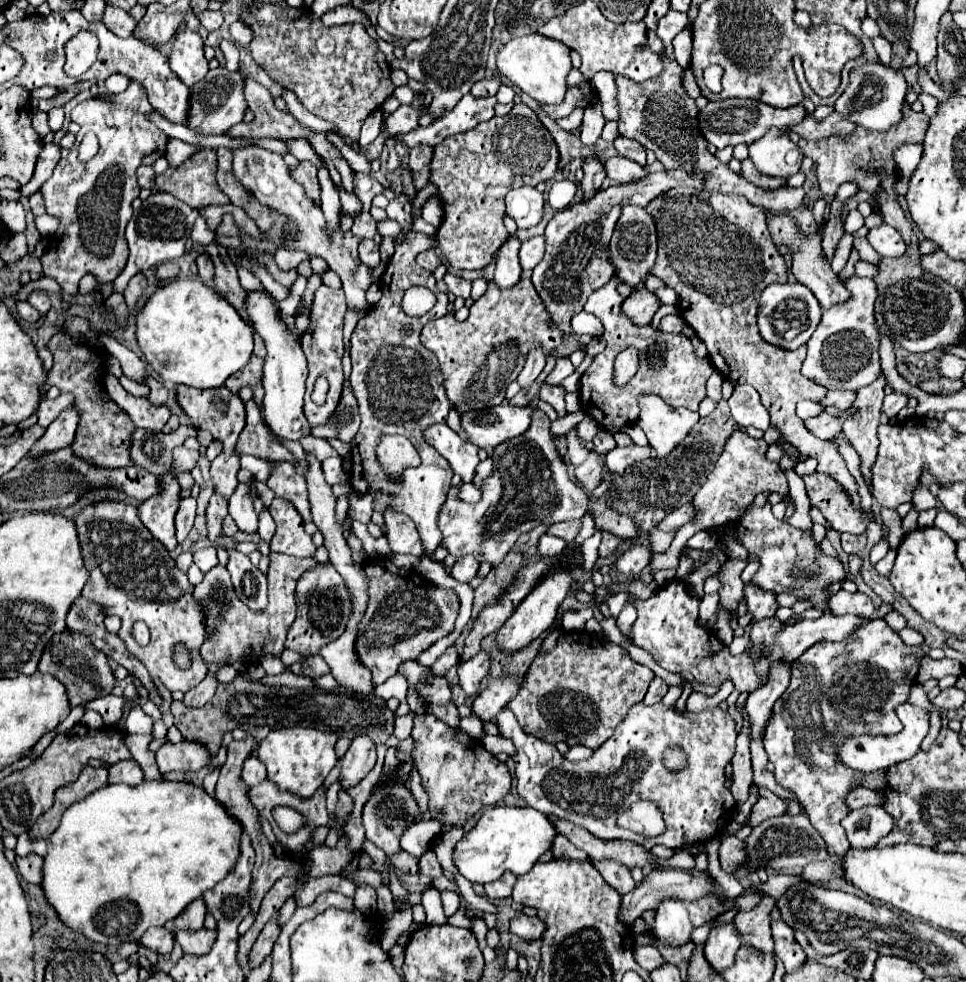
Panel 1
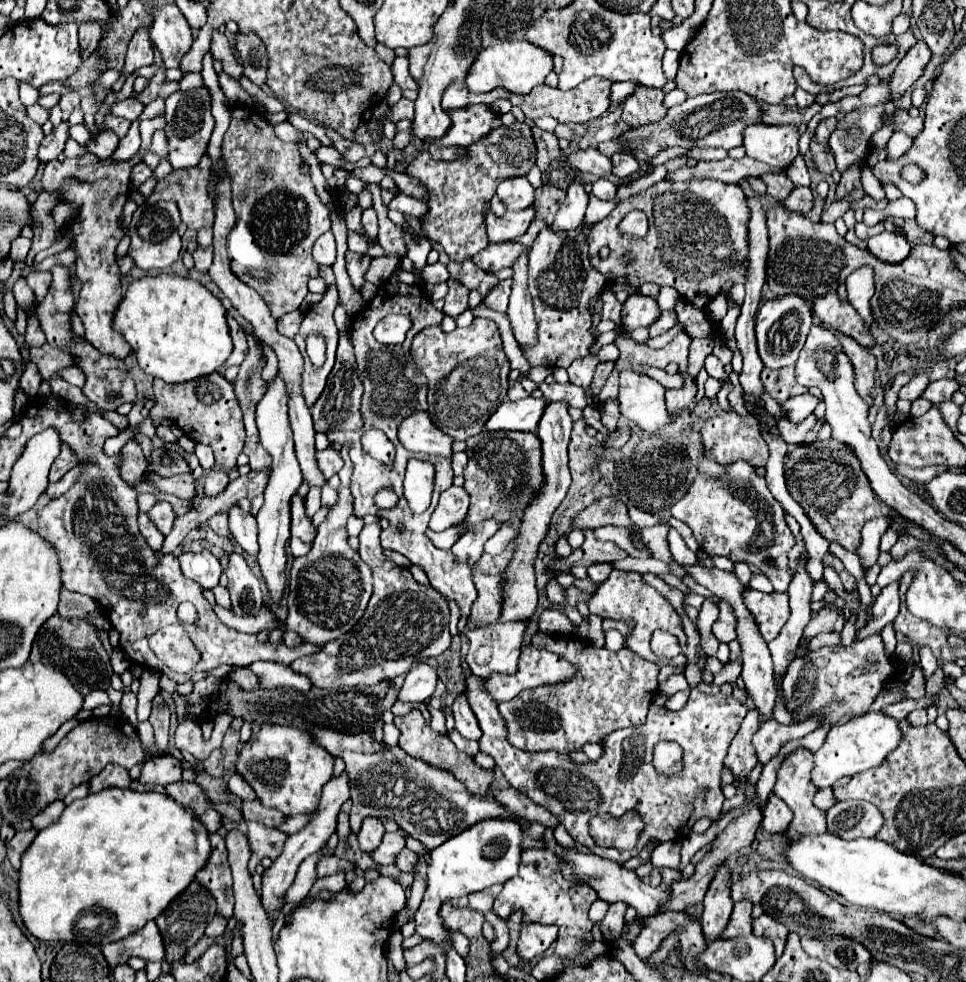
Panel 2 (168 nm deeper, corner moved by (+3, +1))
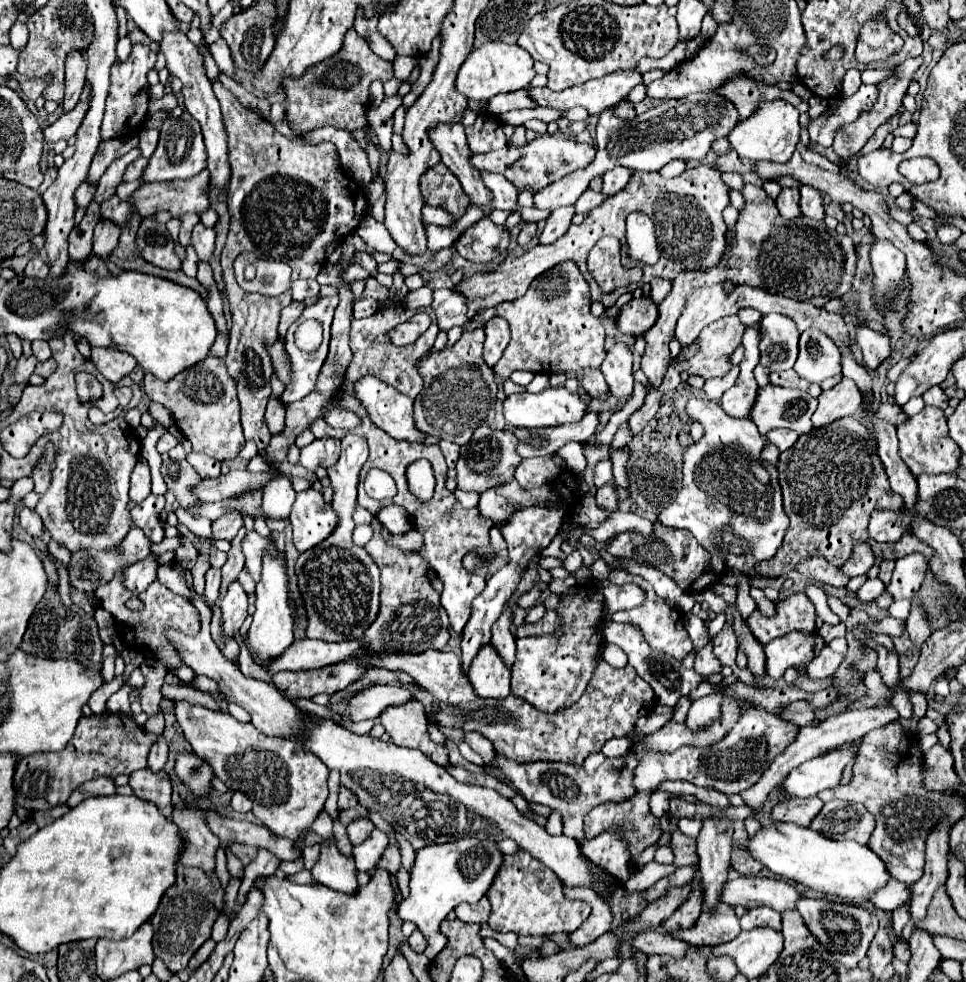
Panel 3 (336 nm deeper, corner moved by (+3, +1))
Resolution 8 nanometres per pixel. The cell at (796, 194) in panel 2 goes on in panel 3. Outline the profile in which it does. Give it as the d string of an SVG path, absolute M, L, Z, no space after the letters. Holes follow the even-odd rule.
M803 185L799 191L801 191L801 213L813 221L823 219L821 193L817 189L811 189L809 185Z

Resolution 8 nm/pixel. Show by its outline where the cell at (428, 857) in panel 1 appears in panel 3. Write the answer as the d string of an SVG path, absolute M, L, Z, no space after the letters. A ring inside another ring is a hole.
M389 845L377 865L383 867L383 869L387 869L391 875L395 875L401 869L401 853L399 853L399 849L393 847L393 845Z

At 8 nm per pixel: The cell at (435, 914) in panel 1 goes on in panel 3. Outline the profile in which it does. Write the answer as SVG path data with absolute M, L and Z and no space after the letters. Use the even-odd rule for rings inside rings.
M395 835L395 839L401 843L401 857L403 857L403 867L411 869L411 865L415 865L415 849L409 845L409 841L403 835Z

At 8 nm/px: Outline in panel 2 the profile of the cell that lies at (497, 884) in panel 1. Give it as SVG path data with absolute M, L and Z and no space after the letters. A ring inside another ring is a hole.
M493 885L493 887L487 887L487 889L479 891L479 893L469 895L469 909L479 911L479 913L491 911L493 901L495 901L495 897L499 895L499 891L501 891L501 885Z

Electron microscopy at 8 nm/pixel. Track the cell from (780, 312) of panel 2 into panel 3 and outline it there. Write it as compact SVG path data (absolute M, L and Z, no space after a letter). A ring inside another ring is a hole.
M765 315L759 323L761 365L769 371L787 371L797 361L799 329L791 317Z

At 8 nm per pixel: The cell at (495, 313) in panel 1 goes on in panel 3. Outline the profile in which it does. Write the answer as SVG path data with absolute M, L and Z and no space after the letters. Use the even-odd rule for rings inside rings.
M483 327L463 331L453 347L441 351L431 349L419 361L419 375L423 377L423 393L415 399L415 425L427 435L465 445L479 425L489 425L495 419L495 403L499 385L493 367L483 361Z

